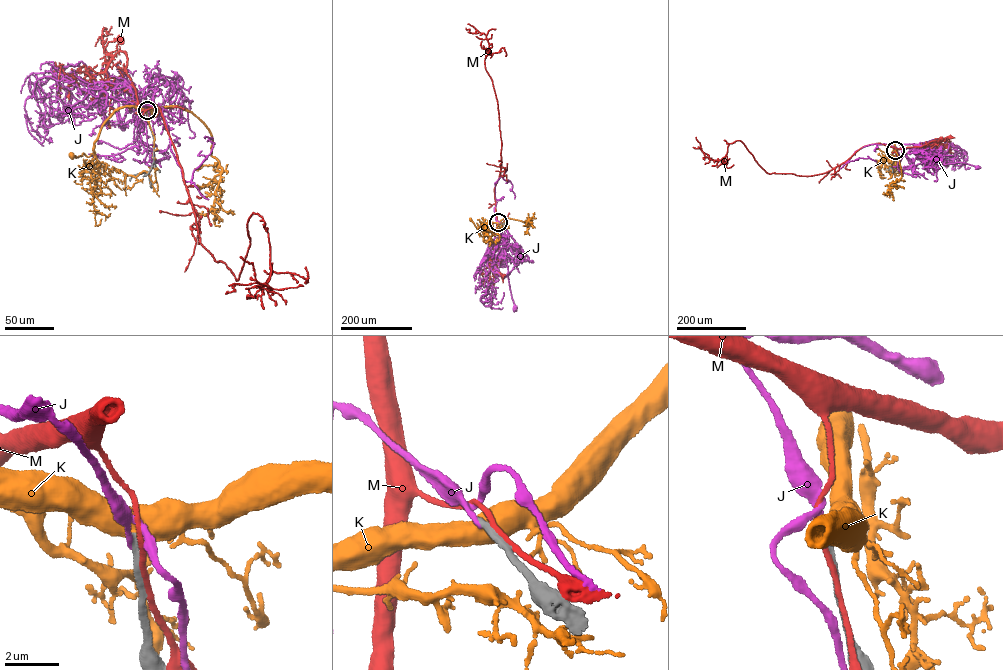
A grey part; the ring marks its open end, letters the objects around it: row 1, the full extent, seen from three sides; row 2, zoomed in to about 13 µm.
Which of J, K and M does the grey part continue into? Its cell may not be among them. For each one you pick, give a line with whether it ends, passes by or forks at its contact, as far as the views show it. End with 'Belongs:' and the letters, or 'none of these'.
Belongs: none of these

